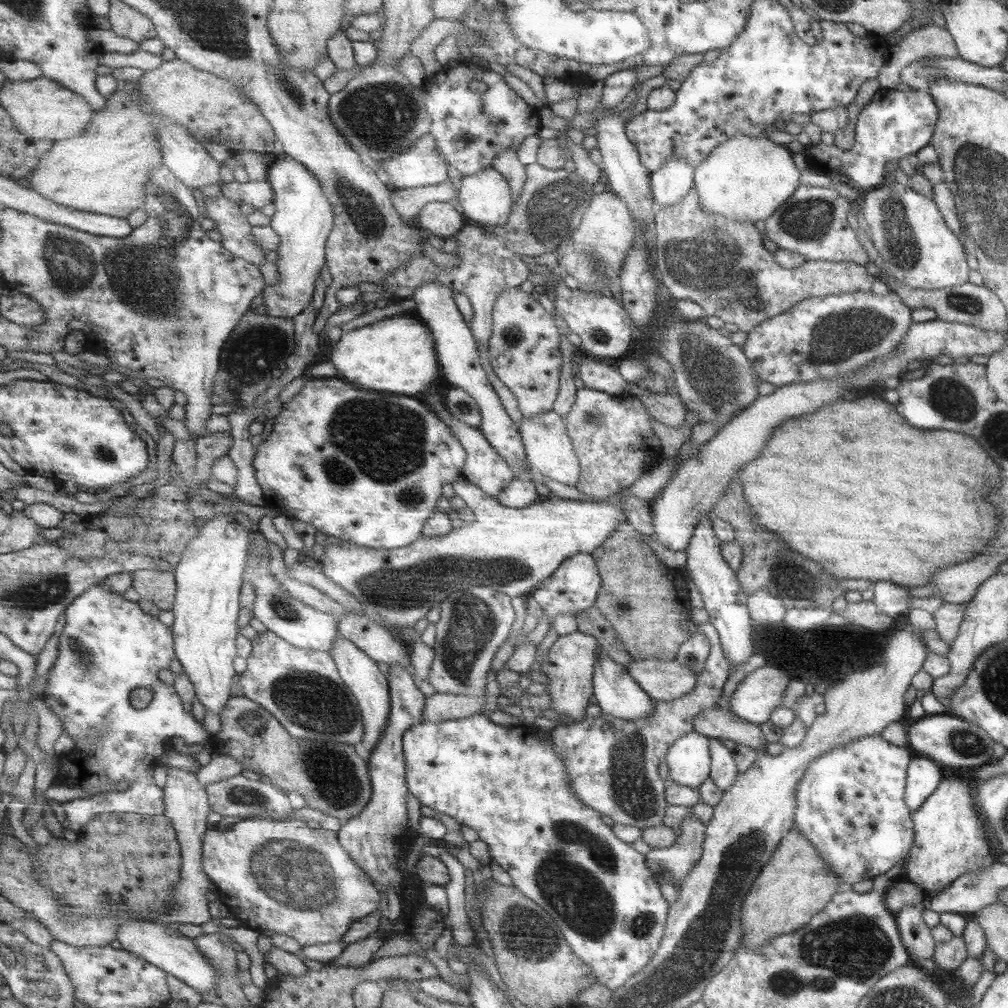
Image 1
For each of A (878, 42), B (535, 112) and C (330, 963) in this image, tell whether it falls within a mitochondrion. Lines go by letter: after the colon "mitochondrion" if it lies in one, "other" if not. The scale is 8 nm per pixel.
A: other
B: other
C: other

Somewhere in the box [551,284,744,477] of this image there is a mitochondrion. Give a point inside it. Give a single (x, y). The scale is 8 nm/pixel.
(701, 362)

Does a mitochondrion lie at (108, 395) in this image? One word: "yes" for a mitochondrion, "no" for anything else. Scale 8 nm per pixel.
no

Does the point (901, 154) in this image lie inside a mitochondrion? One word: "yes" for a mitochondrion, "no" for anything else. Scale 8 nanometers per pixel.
no

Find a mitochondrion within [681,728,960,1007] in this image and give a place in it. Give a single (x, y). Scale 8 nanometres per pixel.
(852, 949)

